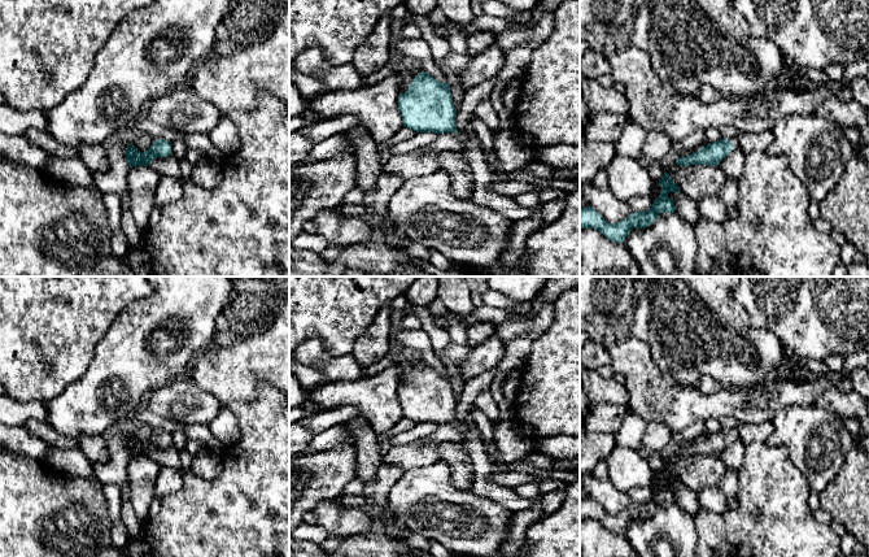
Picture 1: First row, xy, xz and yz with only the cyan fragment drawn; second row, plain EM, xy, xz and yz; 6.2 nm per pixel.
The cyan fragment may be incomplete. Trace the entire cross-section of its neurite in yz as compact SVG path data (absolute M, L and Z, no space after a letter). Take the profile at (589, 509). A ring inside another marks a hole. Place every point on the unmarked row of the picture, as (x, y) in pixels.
M667 462L659 471L659 475L661 477L661 484L649 501L632 504L628 509L617 514L606 513L604 509L591 497L581 499L580 521L595 519L611 532L624 534L624 530L633 519L643 519L652 515L660 504L676 502L674 492L668 488L668 484L681 483L678 477L671 470Z

